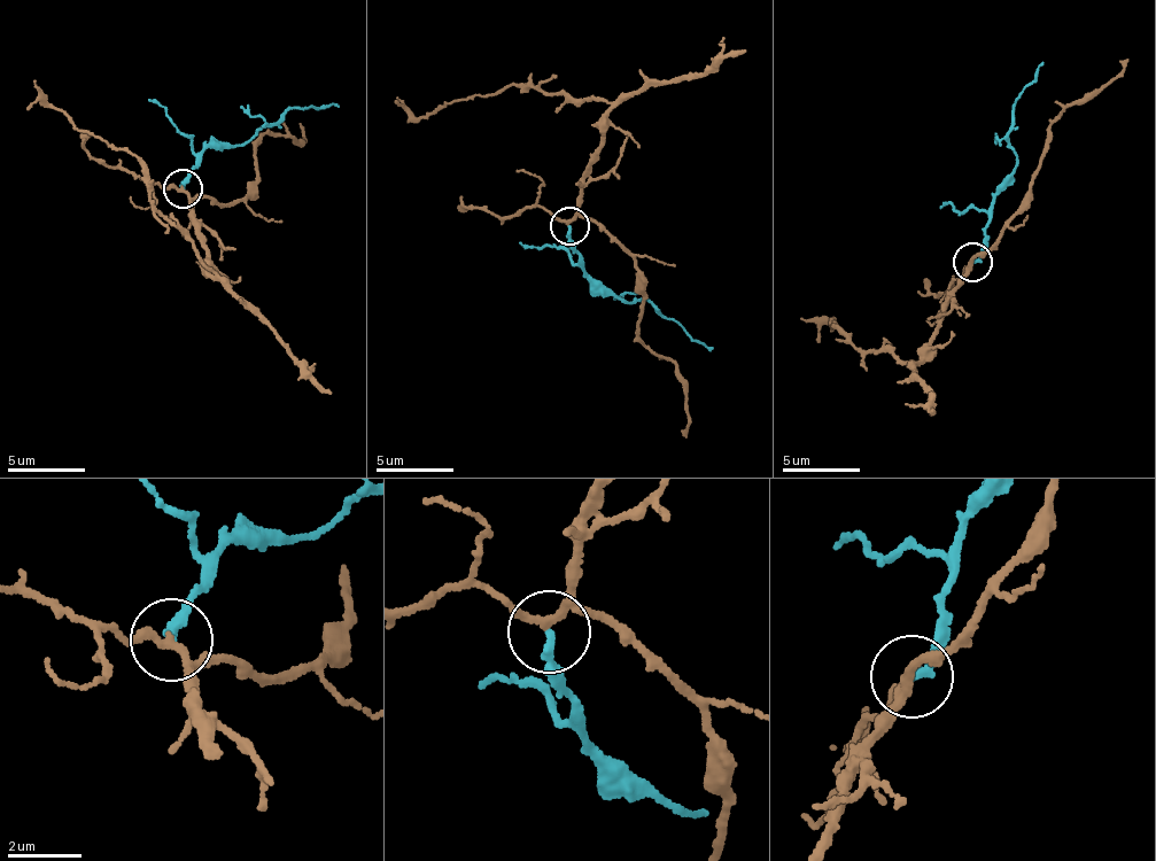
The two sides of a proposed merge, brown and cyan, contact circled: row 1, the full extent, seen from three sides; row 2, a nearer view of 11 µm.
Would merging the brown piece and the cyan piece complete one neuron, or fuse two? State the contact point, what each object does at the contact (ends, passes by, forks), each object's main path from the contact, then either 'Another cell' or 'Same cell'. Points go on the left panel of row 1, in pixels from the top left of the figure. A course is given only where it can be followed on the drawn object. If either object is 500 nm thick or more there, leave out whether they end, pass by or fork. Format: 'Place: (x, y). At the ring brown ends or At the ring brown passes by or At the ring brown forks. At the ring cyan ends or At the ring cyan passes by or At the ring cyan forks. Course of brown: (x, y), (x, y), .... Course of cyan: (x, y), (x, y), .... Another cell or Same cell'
Place: (183, 188). At the ring brown passes by. At the ring cyan ends. Course of brown: (181, 189), (206, 243), (210, 271), (179, 227), (168, 224), (134, 157), (84, 133), (49, 102), (33, 80). Course of cyan: (181, 189), (195, 157), (212, 147), (246, 146), (263, 128), (289, 110), (340, 106). Same cell

